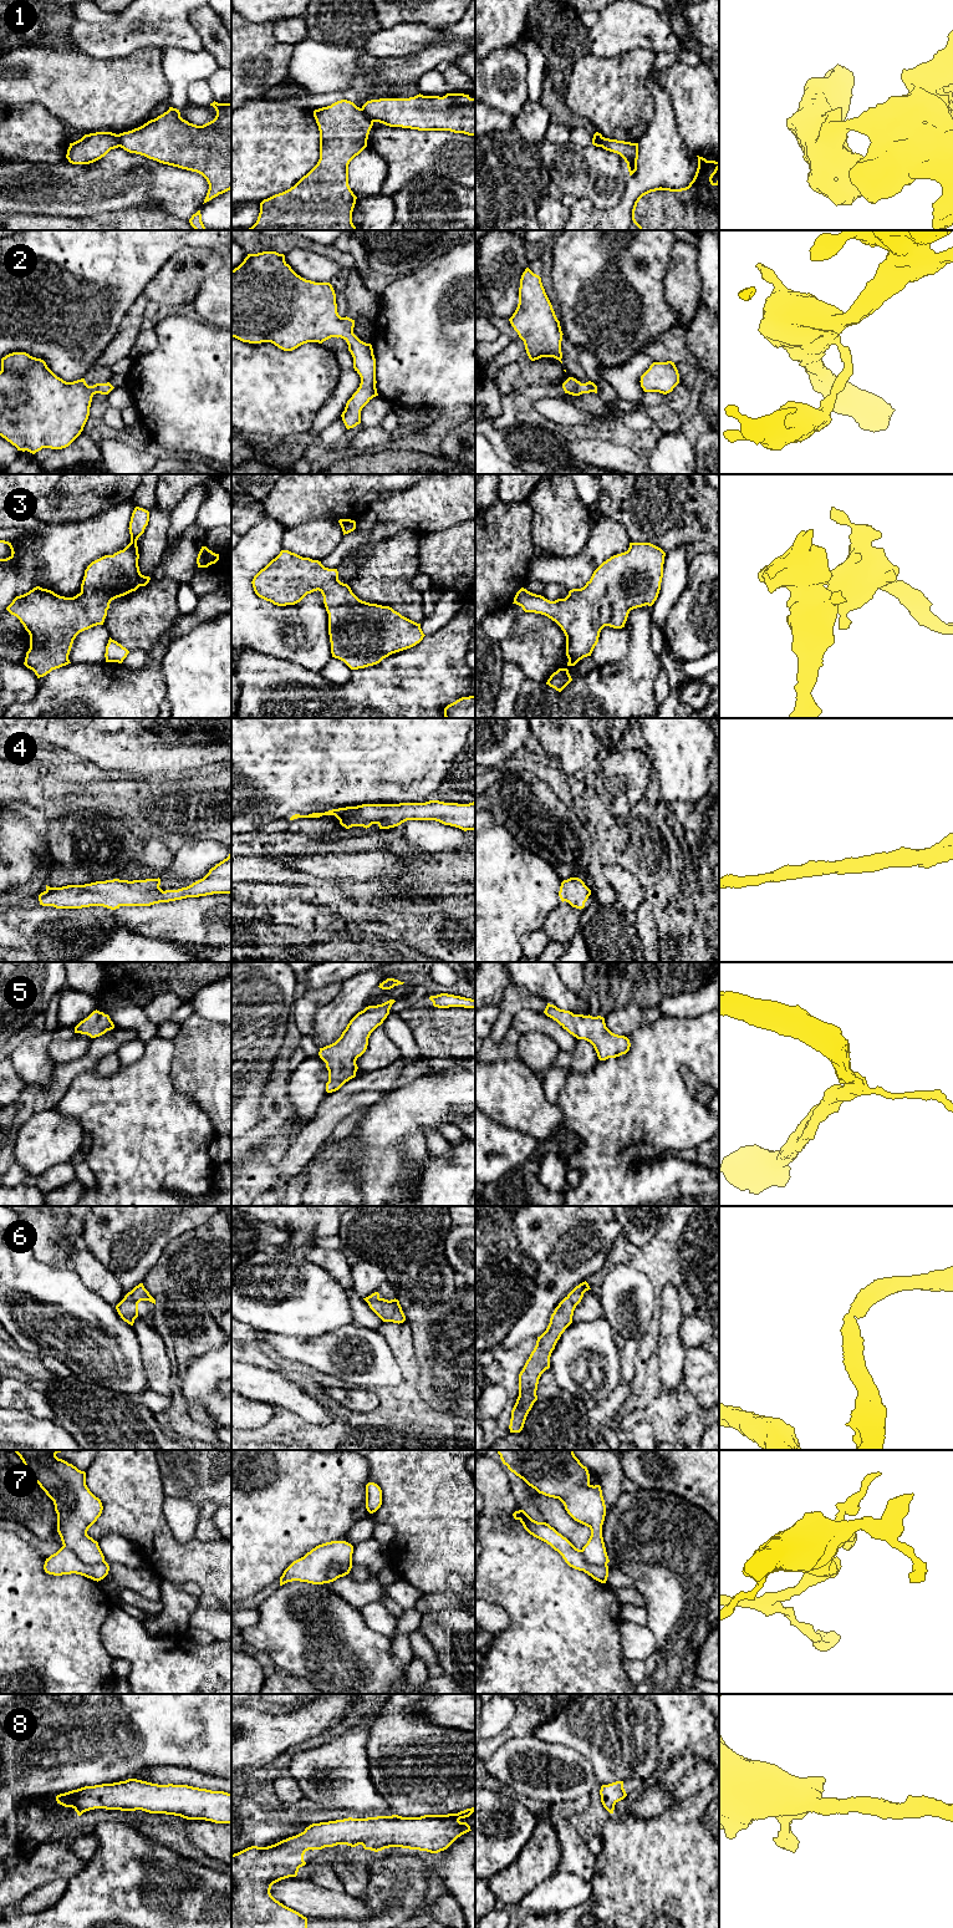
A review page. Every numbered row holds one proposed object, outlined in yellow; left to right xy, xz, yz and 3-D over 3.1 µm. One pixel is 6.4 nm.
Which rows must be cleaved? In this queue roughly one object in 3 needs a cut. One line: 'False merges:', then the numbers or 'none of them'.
False merges: 1, 7

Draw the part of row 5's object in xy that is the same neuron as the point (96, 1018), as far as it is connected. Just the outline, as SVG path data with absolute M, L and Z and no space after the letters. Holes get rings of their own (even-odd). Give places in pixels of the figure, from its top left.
M96 1009L75 1027L75 1033L87 1034L91 1038L96 1038L113 1028L114 1024L109 1016Z

